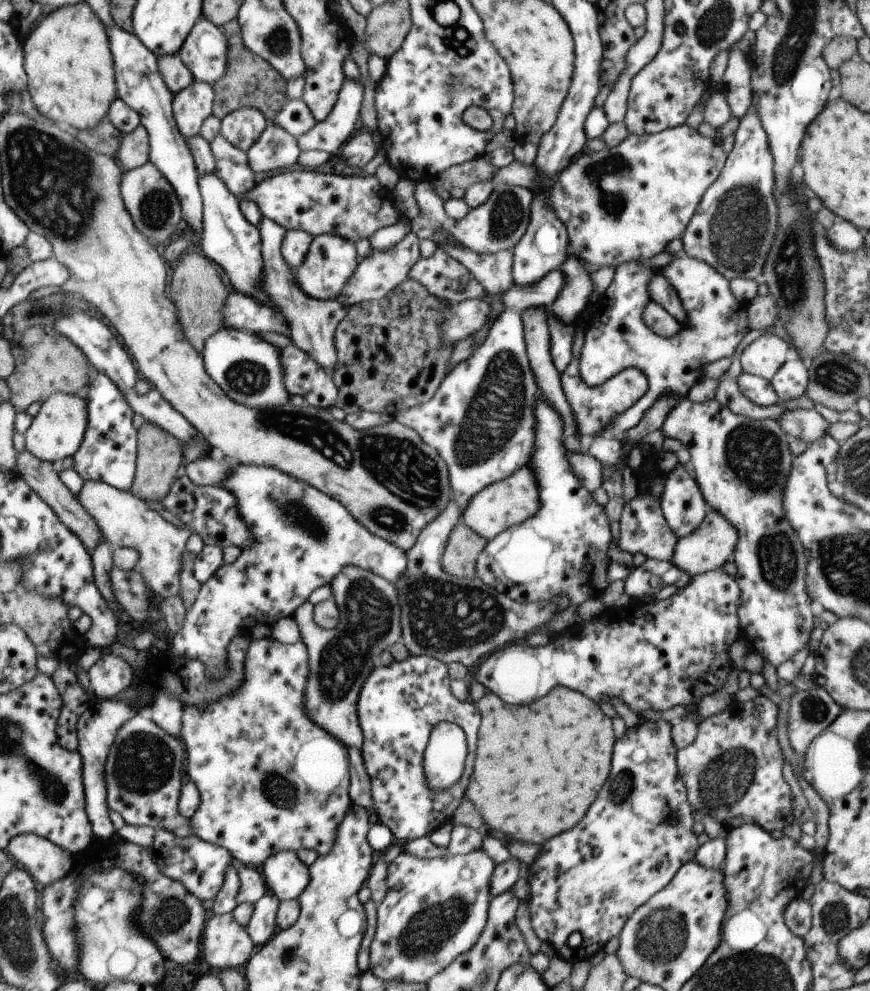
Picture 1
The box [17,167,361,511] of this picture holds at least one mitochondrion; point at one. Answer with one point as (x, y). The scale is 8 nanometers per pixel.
(247, 378)

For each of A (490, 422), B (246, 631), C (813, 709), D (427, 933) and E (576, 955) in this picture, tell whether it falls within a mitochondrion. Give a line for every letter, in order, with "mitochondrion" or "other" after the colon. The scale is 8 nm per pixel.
A: mitochondrion
B: other
C: mitochondrion
D: mitochondrion
E: other

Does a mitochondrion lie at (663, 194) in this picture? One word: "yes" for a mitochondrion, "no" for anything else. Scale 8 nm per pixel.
no

